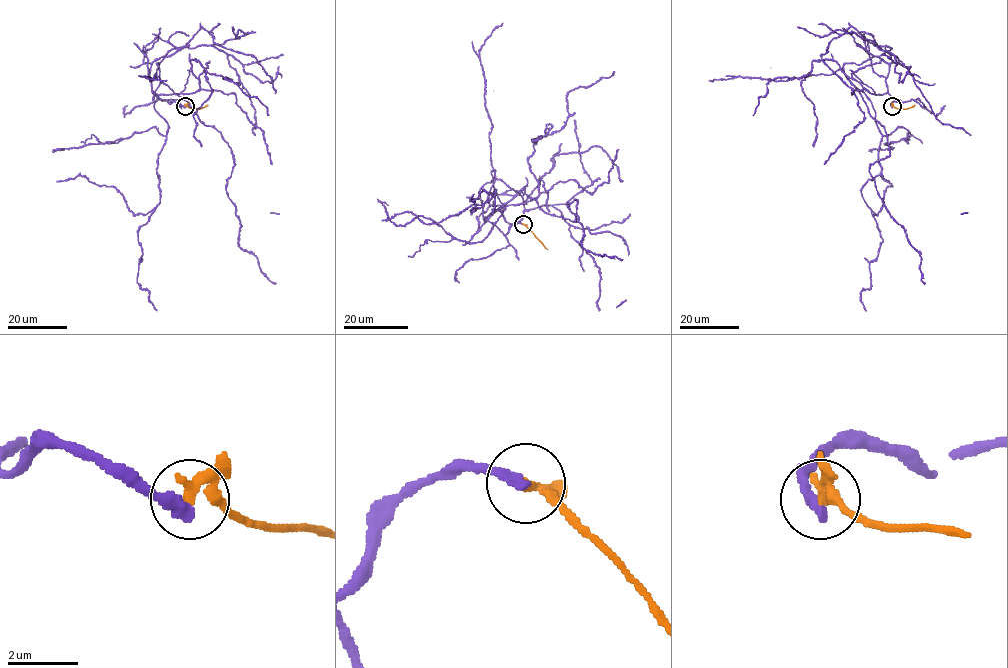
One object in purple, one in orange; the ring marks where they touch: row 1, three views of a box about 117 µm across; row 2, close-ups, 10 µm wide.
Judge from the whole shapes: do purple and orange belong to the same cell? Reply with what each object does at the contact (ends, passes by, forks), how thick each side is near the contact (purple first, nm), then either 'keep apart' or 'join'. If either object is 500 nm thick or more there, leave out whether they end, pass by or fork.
purple ends | orange passes by | 360/240 nm | keep apart

